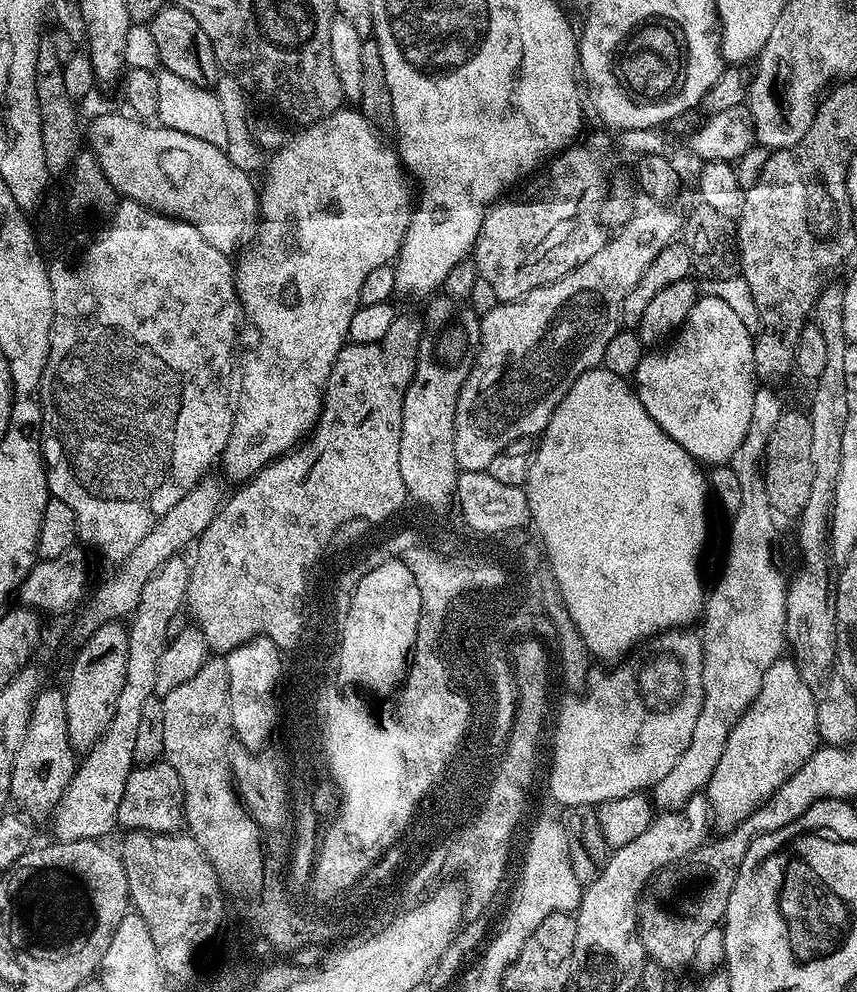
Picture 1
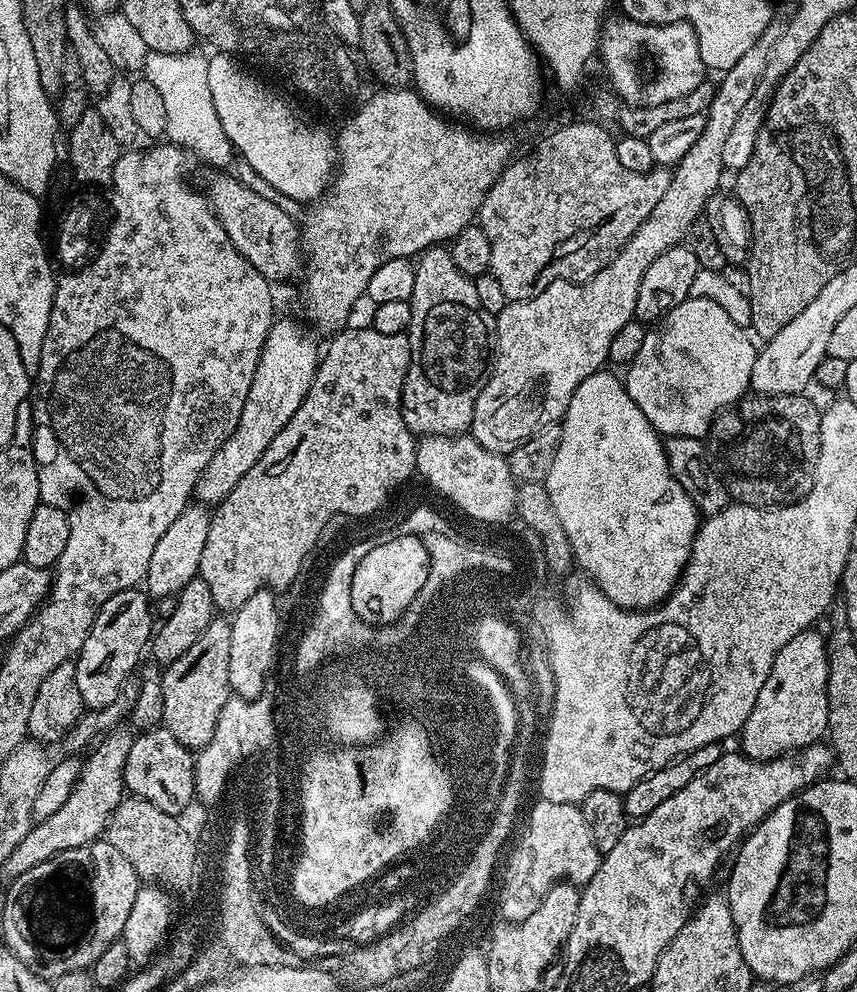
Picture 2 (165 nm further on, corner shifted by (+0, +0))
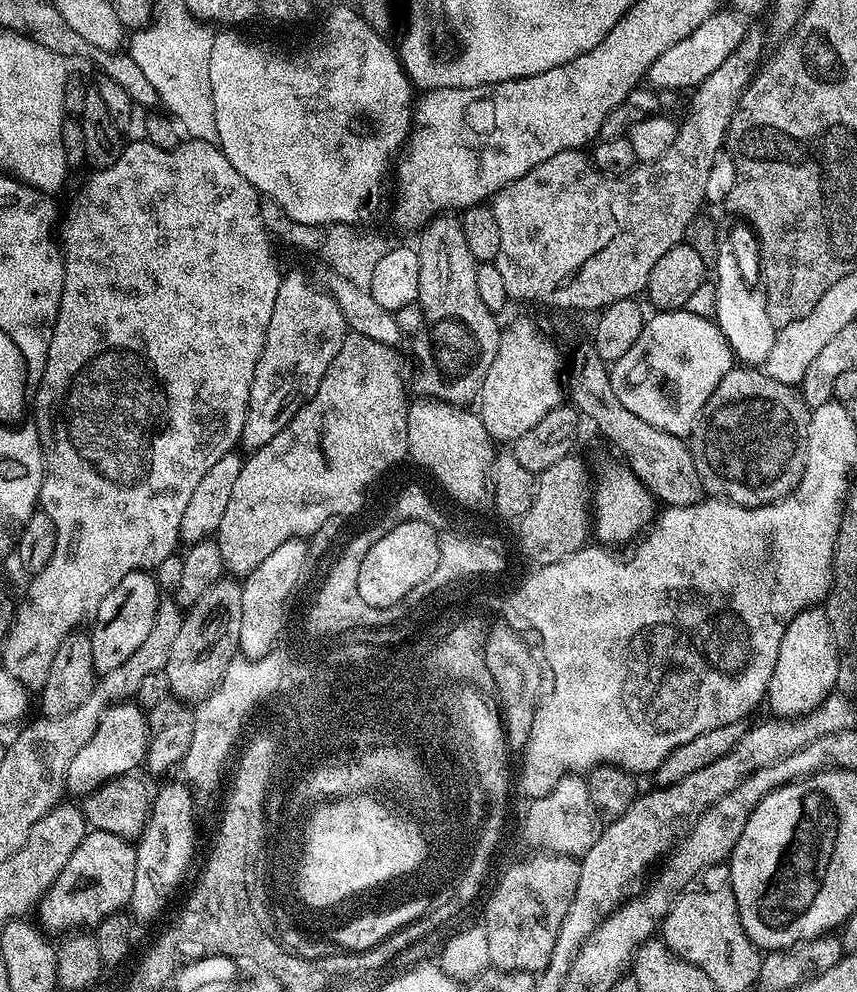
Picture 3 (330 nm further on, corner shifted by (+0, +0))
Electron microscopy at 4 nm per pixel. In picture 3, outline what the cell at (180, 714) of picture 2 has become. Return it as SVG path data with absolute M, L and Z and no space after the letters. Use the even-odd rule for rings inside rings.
M225 574L218 582L214 582L214 586L210 586L210 590L202 594L202 598L195 600L184 612L182 630L178 630L178 638L174 641L174 647L170 650L170 658L163 670L170 682L171 695L185 702L199 702L216 689L222 674L226 674L226 666L230 666L230 662L236 659L240 651L243 589L243 583L239 579Z

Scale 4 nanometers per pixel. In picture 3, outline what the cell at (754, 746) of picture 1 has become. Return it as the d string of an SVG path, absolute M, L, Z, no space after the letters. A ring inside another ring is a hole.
M823 607L802 610L782 634L782 646L778 646L778 662L774 662L774 674L768 683L767 707L772 707L777 717L804 716L817 708L827 696L833 695L838 678L841 653L834 642L834 630L830 630L830 618Z

